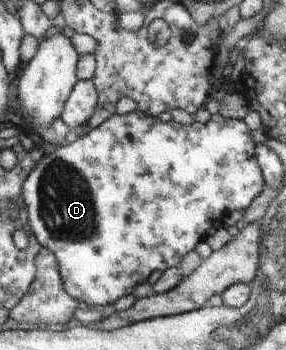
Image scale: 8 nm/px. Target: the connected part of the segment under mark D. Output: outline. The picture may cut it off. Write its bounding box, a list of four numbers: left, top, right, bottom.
[22,109,266,306]

